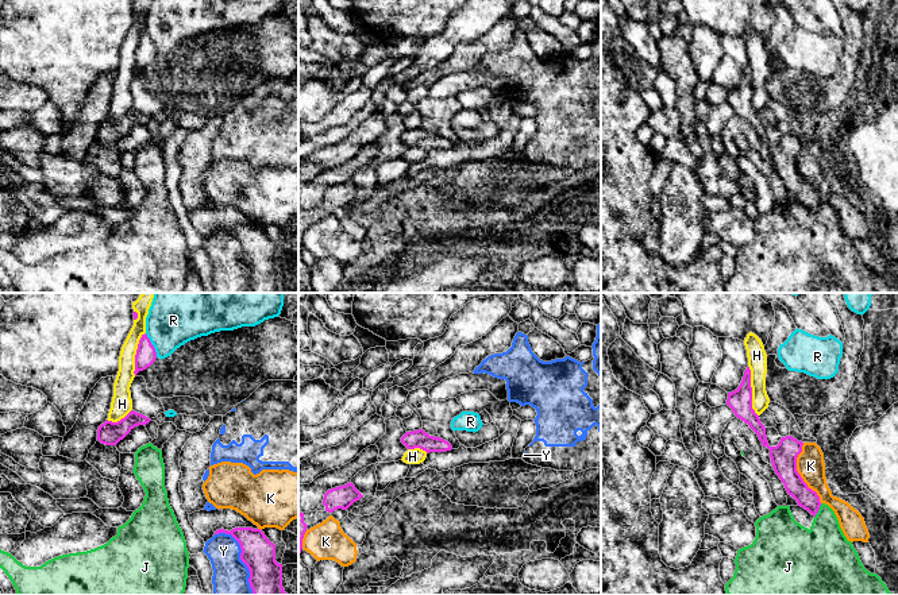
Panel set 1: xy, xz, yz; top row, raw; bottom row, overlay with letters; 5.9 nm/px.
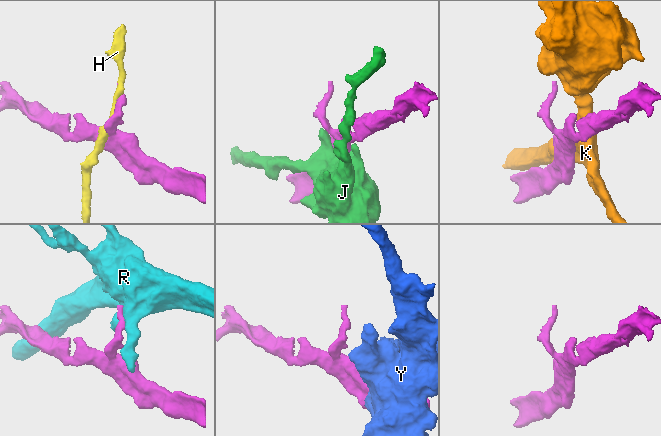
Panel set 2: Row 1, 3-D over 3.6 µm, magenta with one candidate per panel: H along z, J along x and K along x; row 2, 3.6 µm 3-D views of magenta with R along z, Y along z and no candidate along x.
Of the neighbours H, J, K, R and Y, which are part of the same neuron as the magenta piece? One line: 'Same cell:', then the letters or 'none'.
Same cell: none

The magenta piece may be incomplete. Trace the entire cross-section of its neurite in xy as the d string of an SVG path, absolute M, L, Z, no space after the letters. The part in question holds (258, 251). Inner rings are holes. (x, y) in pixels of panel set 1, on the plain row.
M219 227L215 232L231 232L240 243L240 258L250 268L250 285L254 293L288 293L282 285L282 262L275 259L275 243L261 227Z

